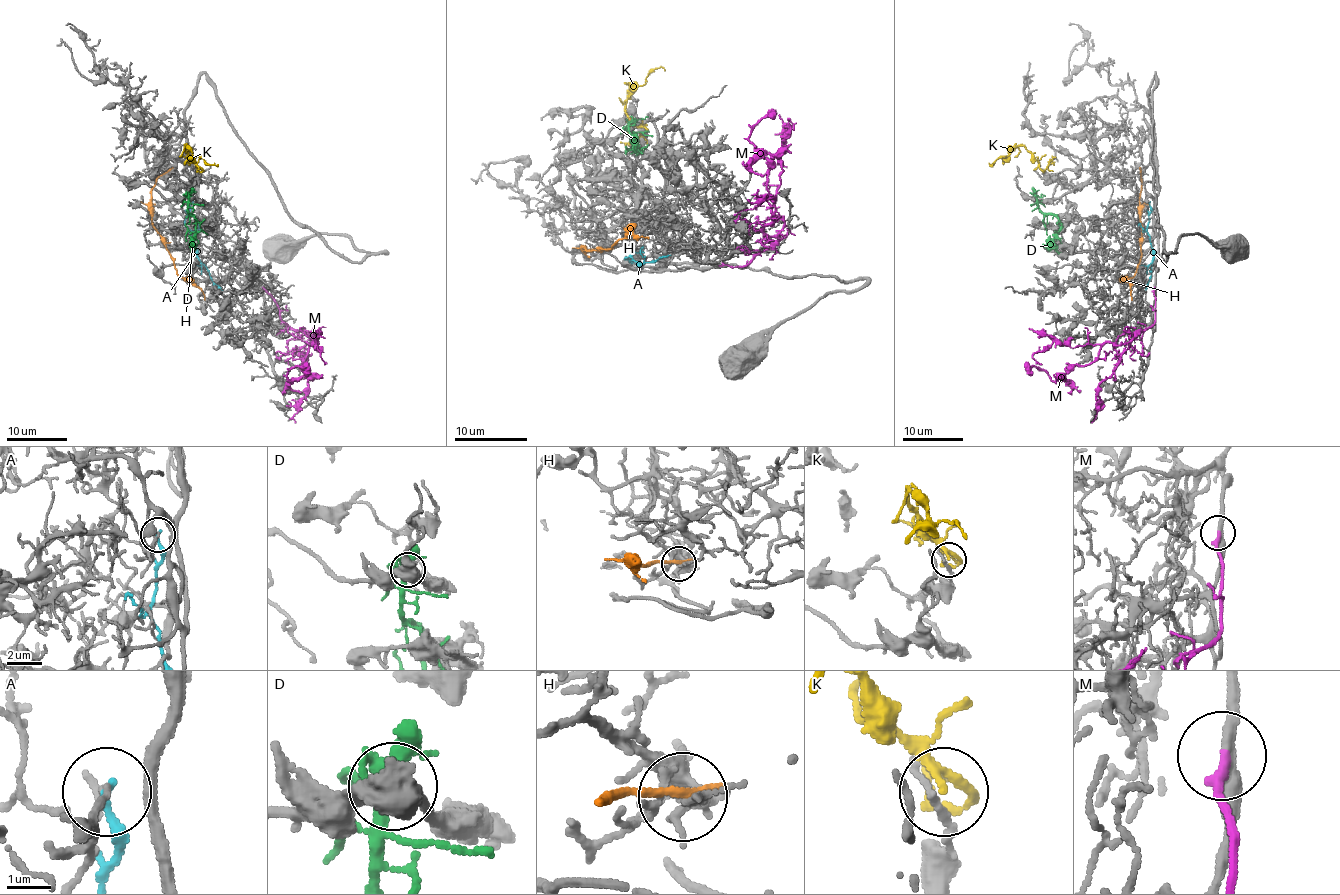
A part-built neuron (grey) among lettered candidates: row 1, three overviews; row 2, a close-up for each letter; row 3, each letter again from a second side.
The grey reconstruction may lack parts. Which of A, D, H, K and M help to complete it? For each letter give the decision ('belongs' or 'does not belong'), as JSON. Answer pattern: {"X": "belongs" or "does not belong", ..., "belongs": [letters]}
{"A": "does not belong", "D": "does not belong", "H": "does not belong", "K": "does not belong", "M": "belongs", "belongs": ["M"]}

